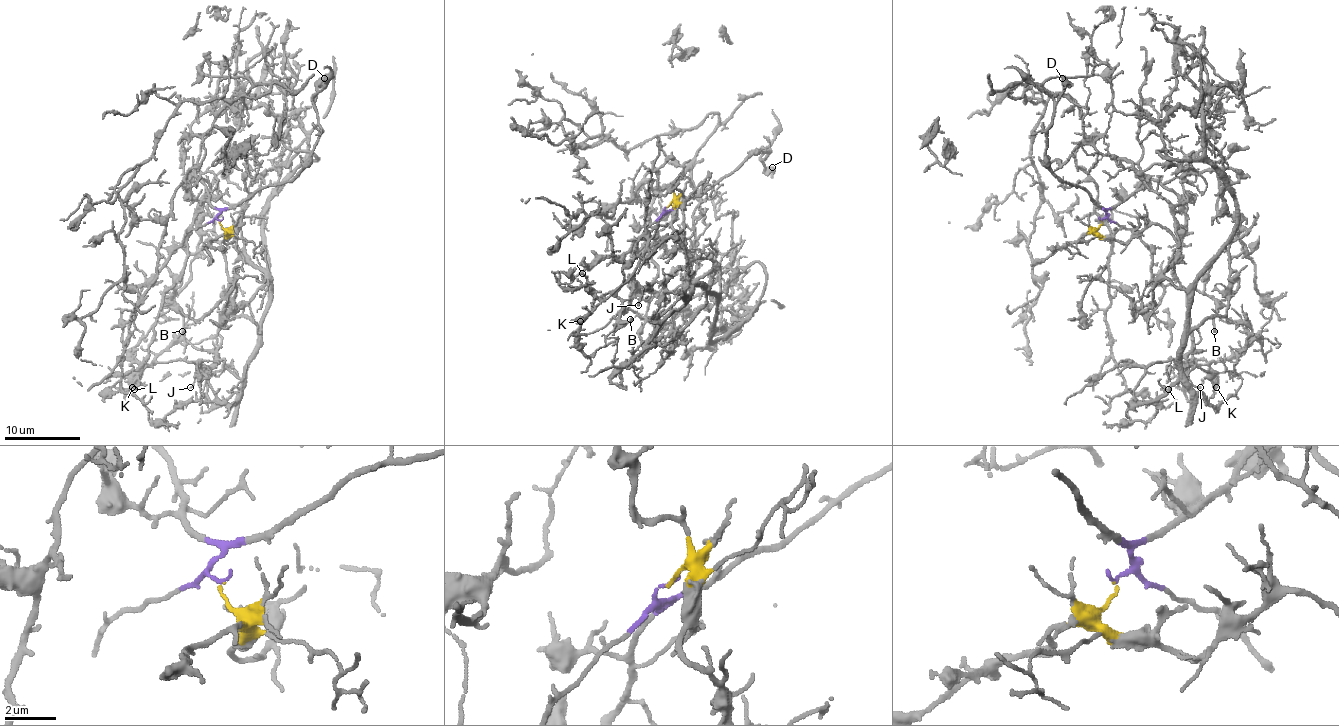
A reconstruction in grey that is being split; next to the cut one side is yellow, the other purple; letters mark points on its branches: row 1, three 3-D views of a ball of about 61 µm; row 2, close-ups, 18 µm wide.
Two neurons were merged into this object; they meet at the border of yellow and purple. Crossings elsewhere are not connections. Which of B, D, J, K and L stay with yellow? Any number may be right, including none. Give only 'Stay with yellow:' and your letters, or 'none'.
Stay with yellow: J

